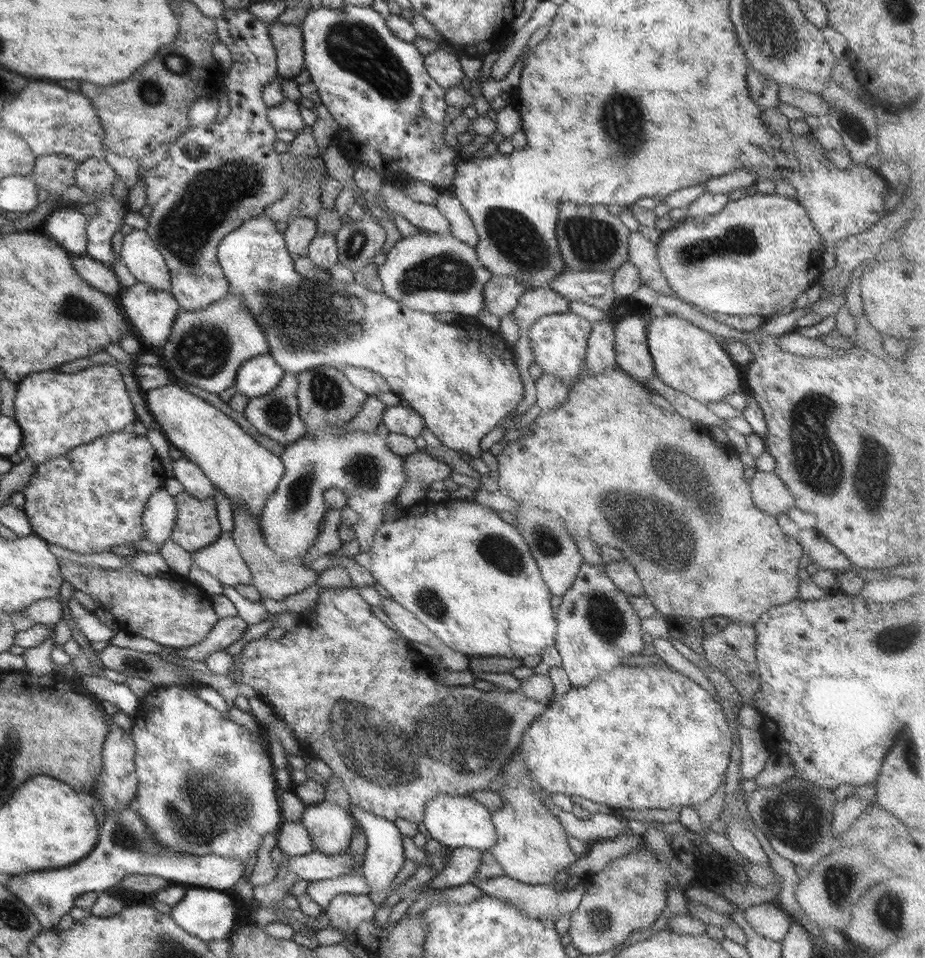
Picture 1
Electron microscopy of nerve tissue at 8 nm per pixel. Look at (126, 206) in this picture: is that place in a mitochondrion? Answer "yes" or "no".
no

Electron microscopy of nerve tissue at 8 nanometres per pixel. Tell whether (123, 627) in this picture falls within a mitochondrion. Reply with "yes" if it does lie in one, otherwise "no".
no

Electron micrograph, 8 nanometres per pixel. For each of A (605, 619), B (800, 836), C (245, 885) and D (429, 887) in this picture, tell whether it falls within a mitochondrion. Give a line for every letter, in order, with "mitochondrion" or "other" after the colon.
A: mitochondrion
B: mitochondrion
C: other
D: other

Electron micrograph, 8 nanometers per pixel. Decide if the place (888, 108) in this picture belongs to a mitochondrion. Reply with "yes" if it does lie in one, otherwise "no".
no

